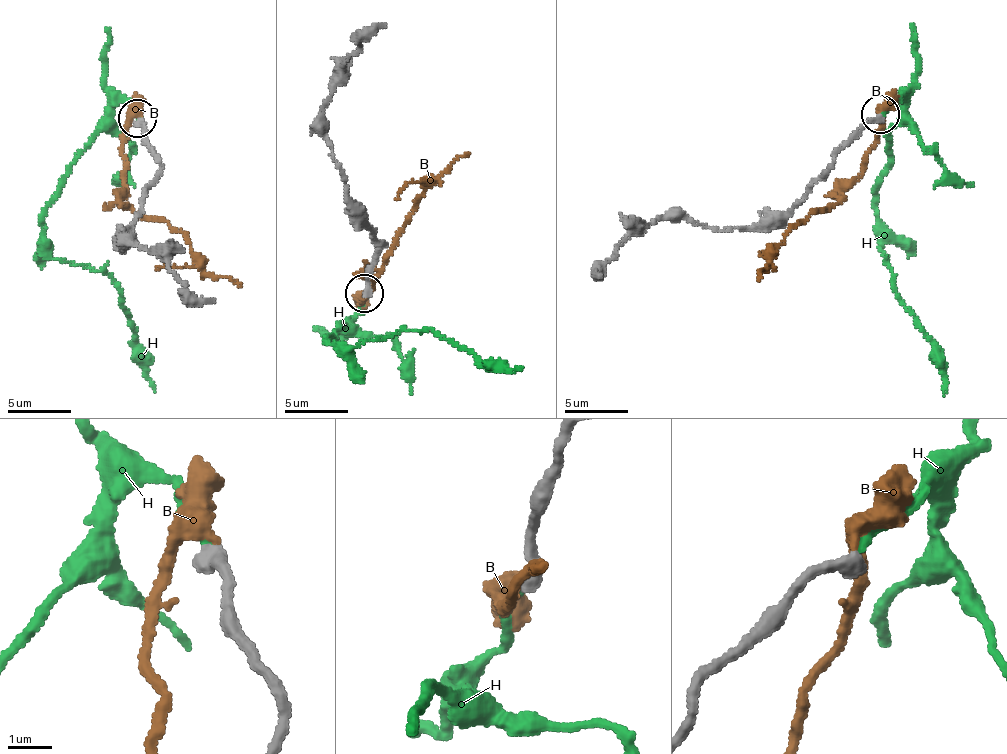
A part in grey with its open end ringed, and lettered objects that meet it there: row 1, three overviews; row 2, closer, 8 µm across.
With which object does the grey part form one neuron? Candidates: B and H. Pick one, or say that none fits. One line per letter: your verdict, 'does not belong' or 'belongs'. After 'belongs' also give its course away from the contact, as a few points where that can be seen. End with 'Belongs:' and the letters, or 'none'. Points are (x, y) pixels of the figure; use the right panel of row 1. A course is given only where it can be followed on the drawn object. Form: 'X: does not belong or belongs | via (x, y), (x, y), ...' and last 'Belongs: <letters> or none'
B: does not belong
H: belongs | via (881, 116), (898, 98), (903, 103), (874, 195), (878, 246), (888, 256), (895, 297), (939, 356), (943, 395)
Belongs: H

